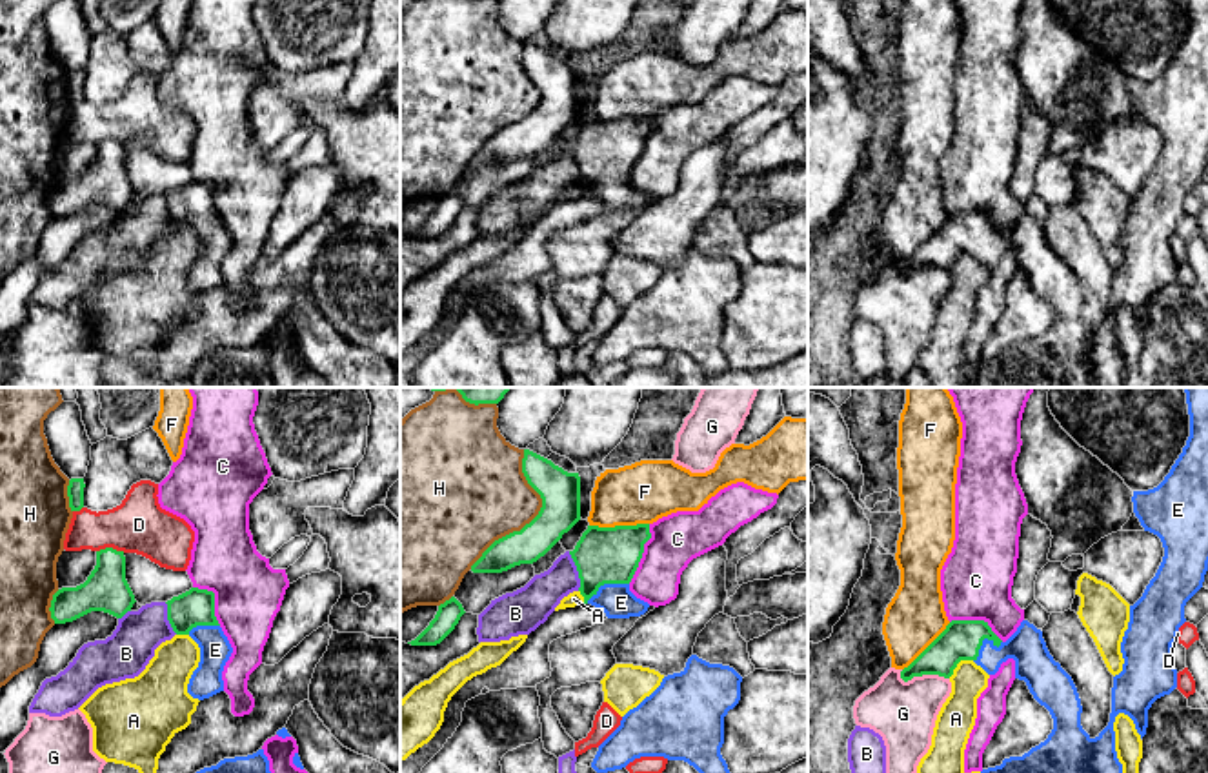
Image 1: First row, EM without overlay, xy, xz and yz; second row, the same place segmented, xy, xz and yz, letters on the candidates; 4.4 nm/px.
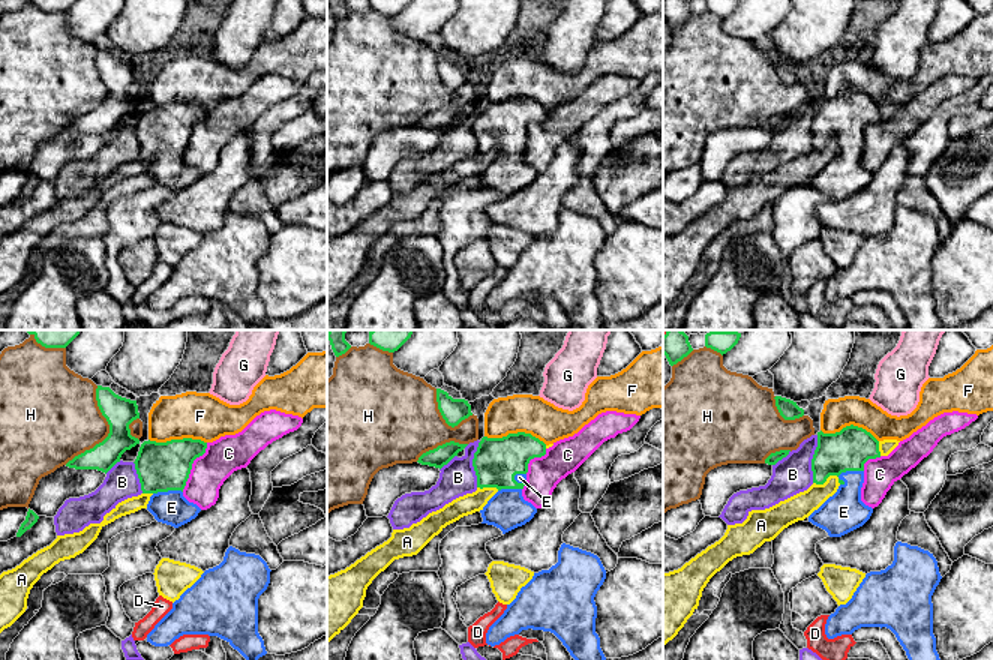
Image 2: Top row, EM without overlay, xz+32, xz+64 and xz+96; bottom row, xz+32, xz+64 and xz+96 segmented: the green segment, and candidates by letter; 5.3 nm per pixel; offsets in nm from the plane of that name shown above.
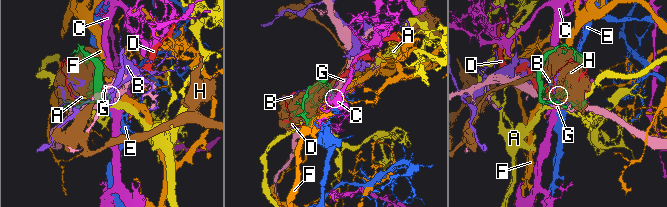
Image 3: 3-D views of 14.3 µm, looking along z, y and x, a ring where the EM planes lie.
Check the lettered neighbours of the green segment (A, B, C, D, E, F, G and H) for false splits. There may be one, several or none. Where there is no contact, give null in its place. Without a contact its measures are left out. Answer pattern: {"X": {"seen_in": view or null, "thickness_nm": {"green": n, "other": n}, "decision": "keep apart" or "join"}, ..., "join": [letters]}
{"A": {"seen_in": "yz", "thickness_nm": {"green": 180, "other": 160}, "decision": "keep apart"}, "B": {"seen_in": "xz", "thickness_nm": {"green": 260, "other": 170}, "decision": "keep apart"}, "C": {"seen_in": "xz", "thickness_nm": {"green": 260, "other": 220}, "decision": "keep apart"}, "D": {"seen_in": "xy", "thickness_nm": {"green": 190, "other": 240}, "decision": "keep apart"}, "E": {"seen_in": "xz", "thickness_nm": {"green": 260, "other": 150}, "decision": "join"}, "F": {"seen_in": "xz", "thickness_nm": {"green": 260, "other": 280}, "decision": "keep apart"}, "G": {"seen_in": "yz", "thickness_nm": {"green": 180, "other": 280}, "decision": "keep apart"}, "H": {"seen_in": "xz", "thickness_nm": {"green": 180, "other": 400}, "decision": "keep apart"}, "join": ["E"]}

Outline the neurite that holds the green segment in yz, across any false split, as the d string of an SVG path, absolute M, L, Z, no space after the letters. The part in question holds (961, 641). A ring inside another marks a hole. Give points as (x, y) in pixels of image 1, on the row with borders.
M1183 387L1190 415L1190 437L1183 453L1164 480L1148 491L1133 491L1133 513L1144 531L1157 535L1164 547L1163 562L1146 586L1143 597L1130 606L1130 622L1121 642L1122 671L1113 677L1112 713L1108 726L1092 738L1081 726L1081 698L1072 677L1050 655L1042 631L1022 620L1017 631L1002 642L984 620L951 620L946 629L901 671L904 682L913 677L939 675L950 678L961 660L973 660L988 675L995 675L1002 662L1015 660L1015 678L1024 680L1033 698L1044 706L1053 729L1044 742L1022 757L1004 758L1001 766L981 773L1122 773L1115 751L1113 722L1119 713L1128 715L1141 738L1148 728L1152 704L1177 688L1177 669L1172 644L1186 622L1184 606L1203 587L1208 571L1208 387Z

